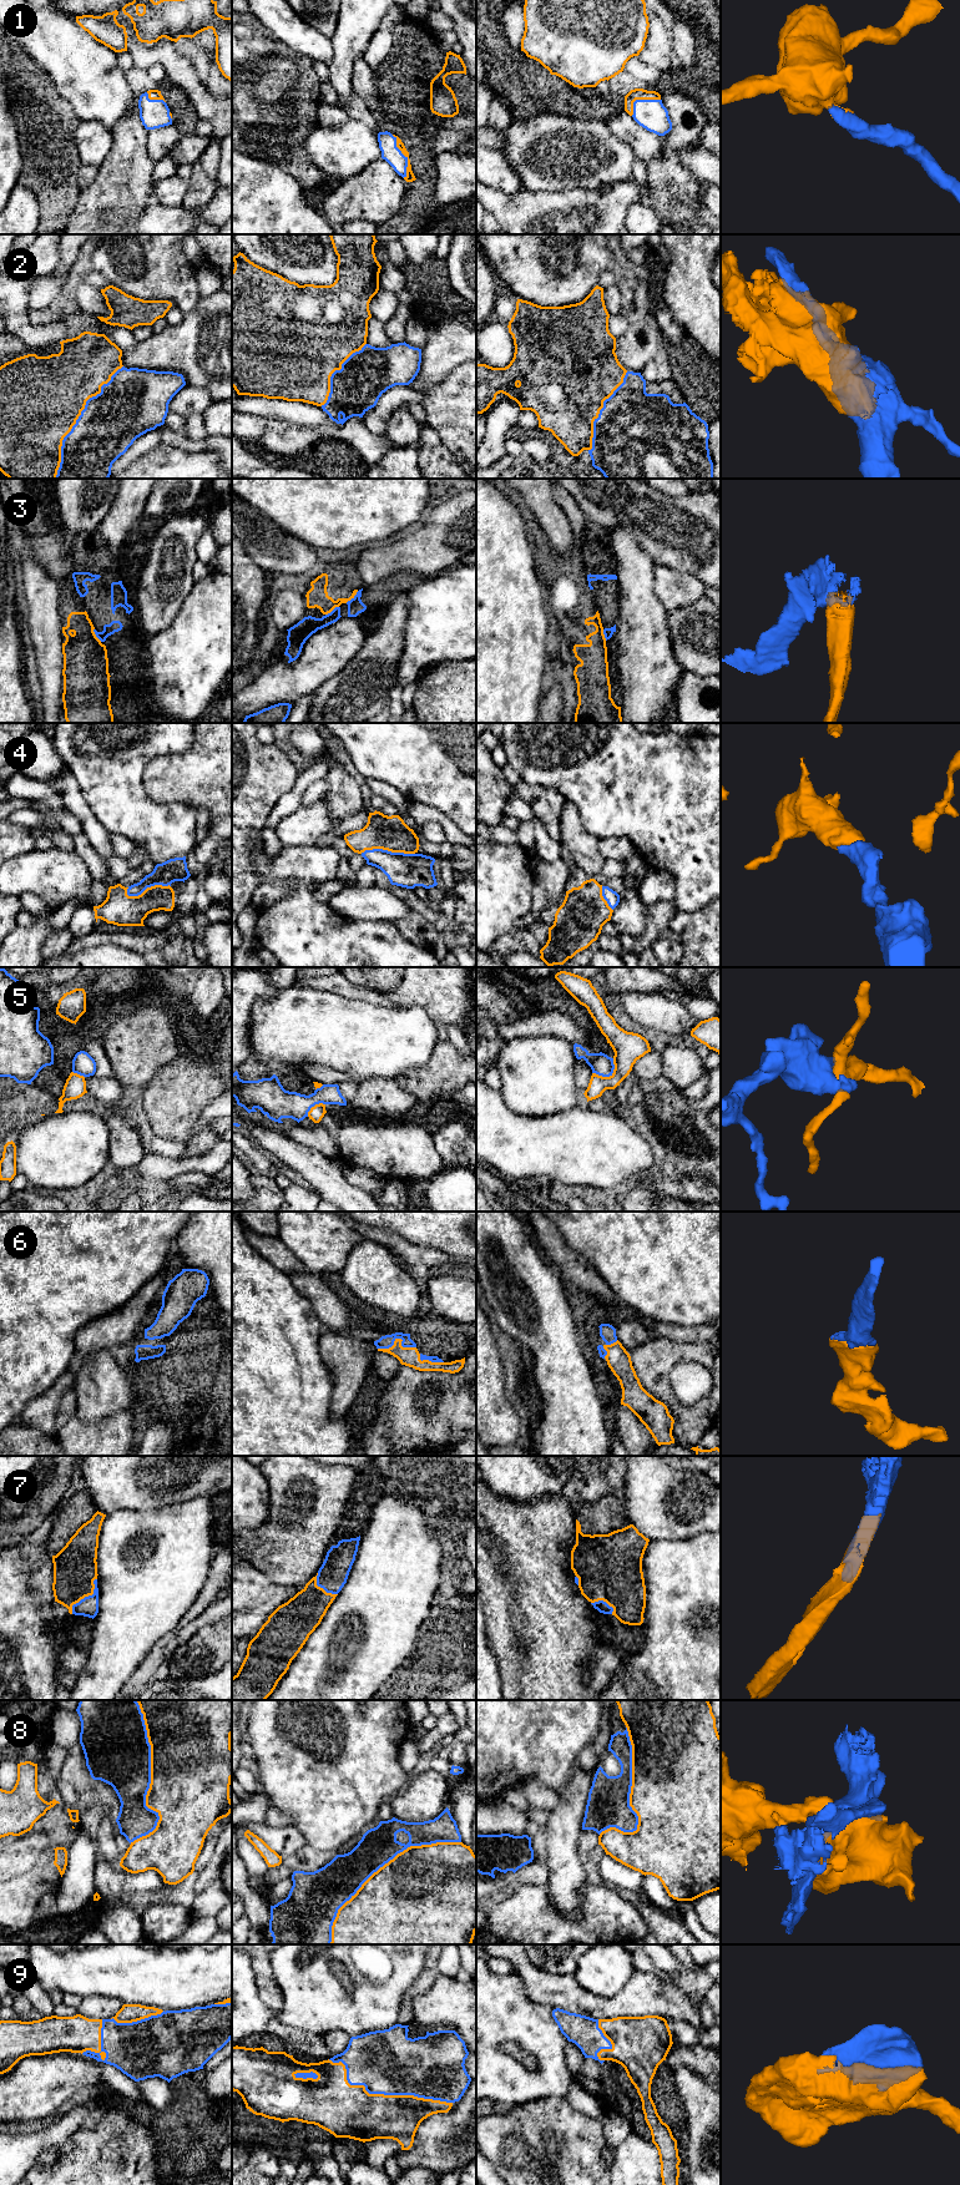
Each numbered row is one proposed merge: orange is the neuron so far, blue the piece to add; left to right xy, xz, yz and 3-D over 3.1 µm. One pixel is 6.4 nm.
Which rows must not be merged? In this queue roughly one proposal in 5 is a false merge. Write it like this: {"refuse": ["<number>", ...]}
{"refuse": ["2", "3", "5", "8"]}

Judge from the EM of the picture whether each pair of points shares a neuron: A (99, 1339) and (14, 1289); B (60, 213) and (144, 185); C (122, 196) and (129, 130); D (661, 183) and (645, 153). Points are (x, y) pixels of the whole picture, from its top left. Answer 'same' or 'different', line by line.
A: different
B: different
C: same
D: different

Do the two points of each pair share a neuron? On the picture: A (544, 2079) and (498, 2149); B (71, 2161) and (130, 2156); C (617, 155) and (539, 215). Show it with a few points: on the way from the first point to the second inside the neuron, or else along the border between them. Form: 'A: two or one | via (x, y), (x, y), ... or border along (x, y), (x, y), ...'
A: two | border along (559, 2095), (547, 2095), (514, 2104)
B: one | via (86, 2161), (115, 2161)
C: two | border along (597, 188), (570, 188), (544, 192)

